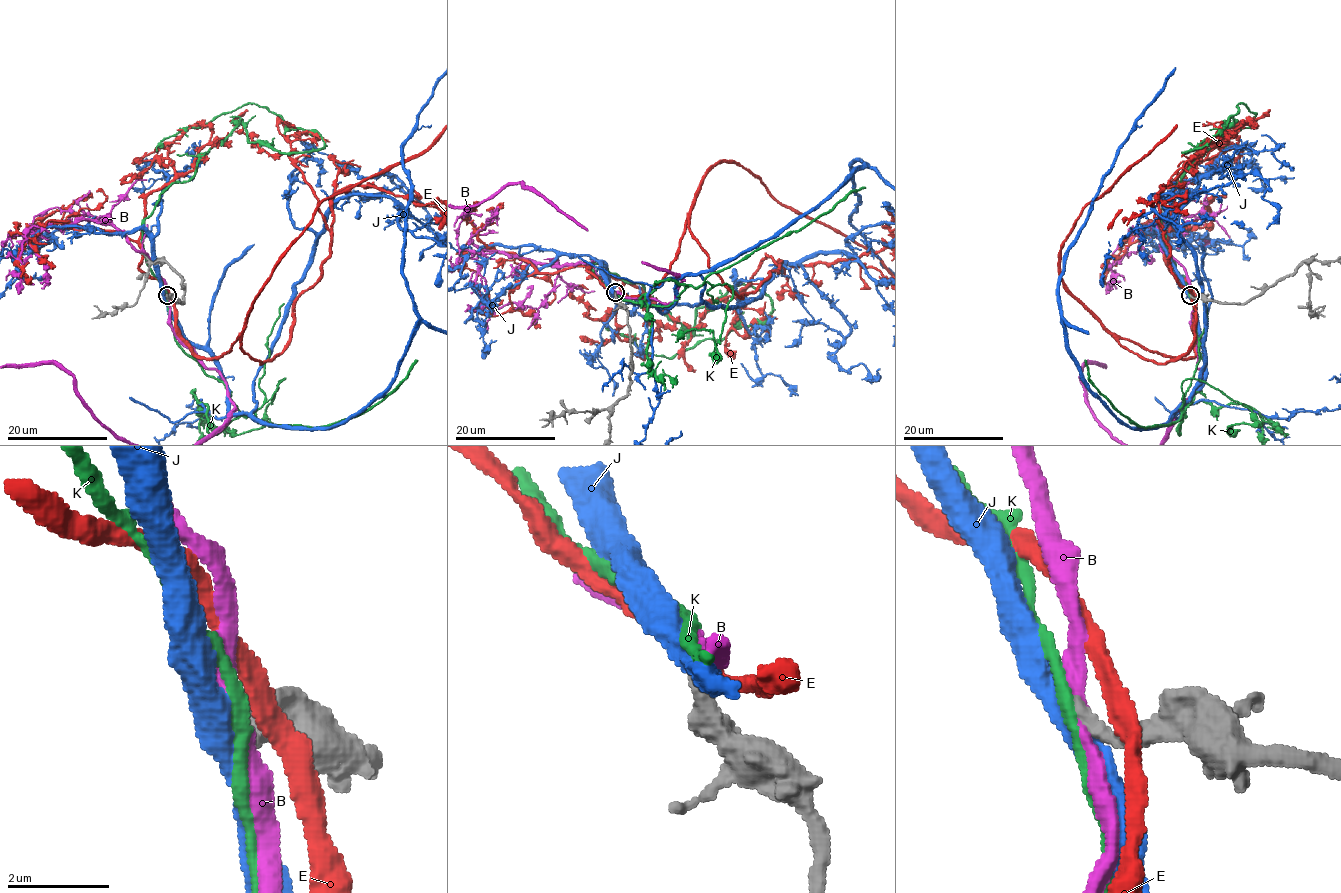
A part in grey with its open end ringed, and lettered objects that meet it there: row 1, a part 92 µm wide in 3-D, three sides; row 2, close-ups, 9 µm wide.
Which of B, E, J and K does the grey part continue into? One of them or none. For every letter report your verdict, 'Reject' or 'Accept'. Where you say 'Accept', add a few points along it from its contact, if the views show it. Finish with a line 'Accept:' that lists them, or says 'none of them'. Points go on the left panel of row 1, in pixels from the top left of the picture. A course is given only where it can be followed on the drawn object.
B: Reject
E: Reject
J: Reject
K: Reject
Accept: none of them

